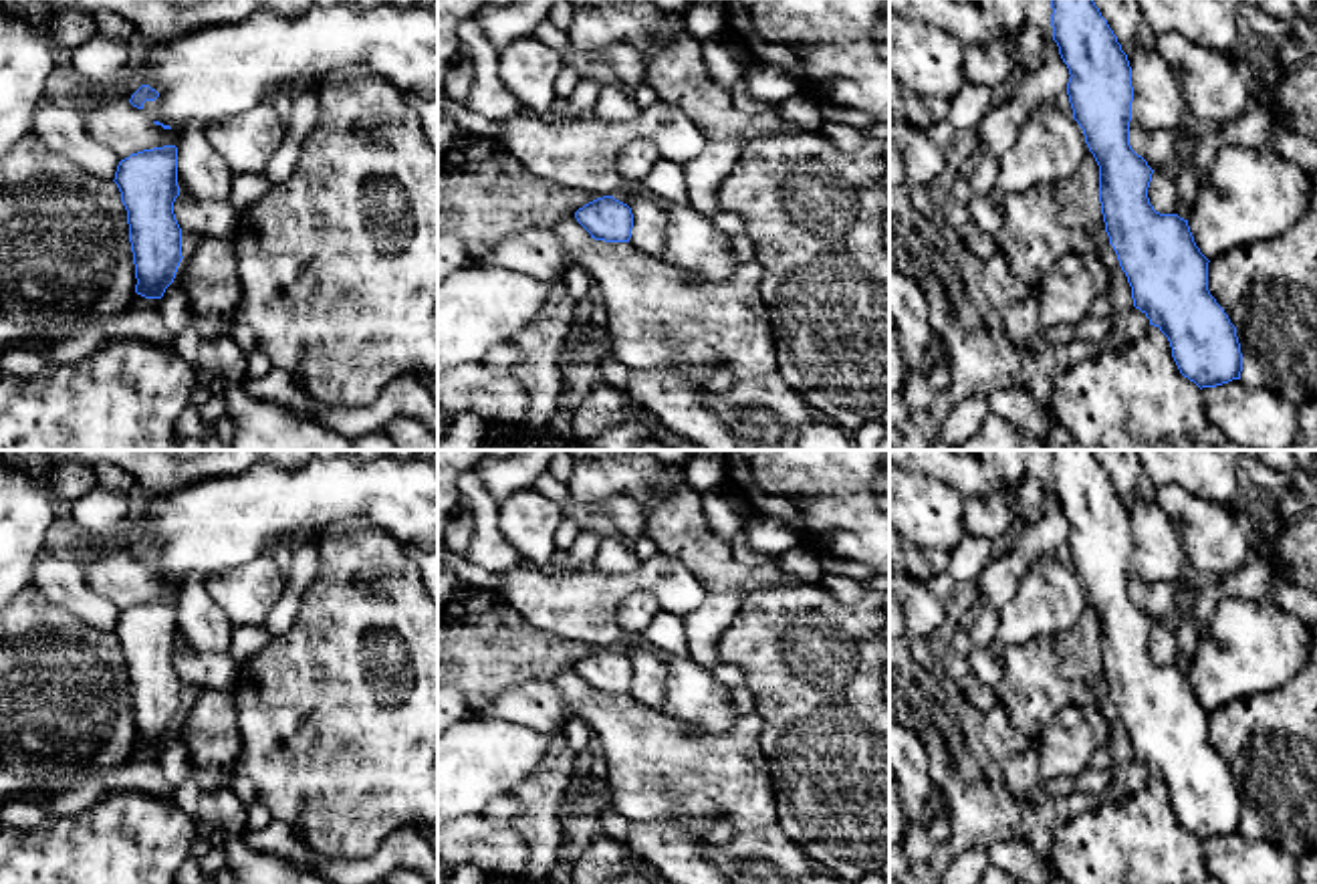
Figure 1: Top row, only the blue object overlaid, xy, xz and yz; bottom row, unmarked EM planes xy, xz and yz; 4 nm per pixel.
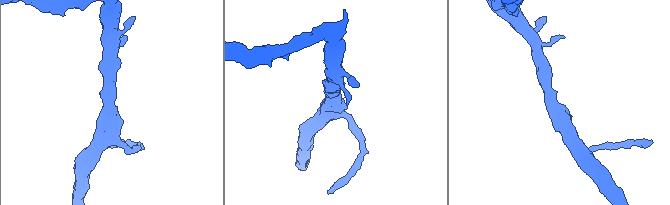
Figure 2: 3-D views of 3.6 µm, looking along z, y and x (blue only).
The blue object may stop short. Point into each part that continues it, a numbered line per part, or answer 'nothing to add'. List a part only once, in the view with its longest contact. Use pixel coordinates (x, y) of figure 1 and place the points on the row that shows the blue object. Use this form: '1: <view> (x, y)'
nothing to add

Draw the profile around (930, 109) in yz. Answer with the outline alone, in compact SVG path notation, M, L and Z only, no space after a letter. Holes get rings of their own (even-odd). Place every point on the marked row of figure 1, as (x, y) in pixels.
M889 73L889 115L904 115L908 121L922 119L930 127L946 119L948 101L940 97L912 95Z

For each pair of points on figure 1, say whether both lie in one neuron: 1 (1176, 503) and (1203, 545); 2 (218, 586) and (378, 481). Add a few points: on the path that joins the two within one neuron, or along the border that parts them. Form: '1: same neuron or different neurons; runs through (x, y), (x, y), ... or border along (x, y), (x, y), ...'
1: same neuron; runs through (1186, 513), (1203, 529), (1203, 535)
2: different neurons; border along (271, 551), (224, 572)

